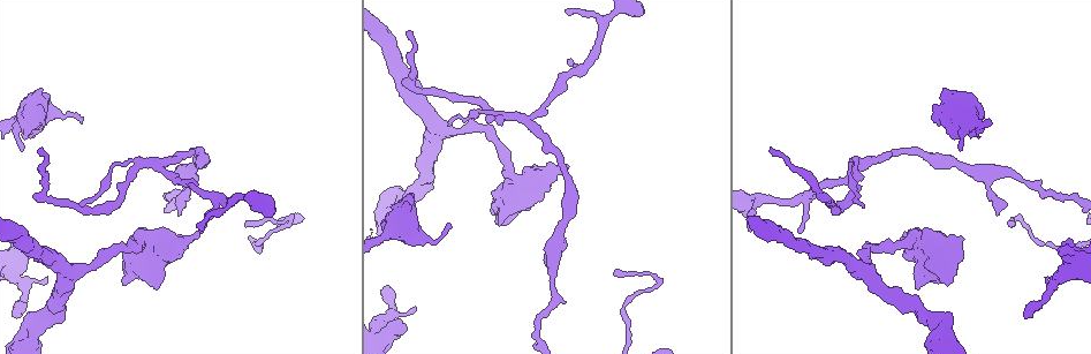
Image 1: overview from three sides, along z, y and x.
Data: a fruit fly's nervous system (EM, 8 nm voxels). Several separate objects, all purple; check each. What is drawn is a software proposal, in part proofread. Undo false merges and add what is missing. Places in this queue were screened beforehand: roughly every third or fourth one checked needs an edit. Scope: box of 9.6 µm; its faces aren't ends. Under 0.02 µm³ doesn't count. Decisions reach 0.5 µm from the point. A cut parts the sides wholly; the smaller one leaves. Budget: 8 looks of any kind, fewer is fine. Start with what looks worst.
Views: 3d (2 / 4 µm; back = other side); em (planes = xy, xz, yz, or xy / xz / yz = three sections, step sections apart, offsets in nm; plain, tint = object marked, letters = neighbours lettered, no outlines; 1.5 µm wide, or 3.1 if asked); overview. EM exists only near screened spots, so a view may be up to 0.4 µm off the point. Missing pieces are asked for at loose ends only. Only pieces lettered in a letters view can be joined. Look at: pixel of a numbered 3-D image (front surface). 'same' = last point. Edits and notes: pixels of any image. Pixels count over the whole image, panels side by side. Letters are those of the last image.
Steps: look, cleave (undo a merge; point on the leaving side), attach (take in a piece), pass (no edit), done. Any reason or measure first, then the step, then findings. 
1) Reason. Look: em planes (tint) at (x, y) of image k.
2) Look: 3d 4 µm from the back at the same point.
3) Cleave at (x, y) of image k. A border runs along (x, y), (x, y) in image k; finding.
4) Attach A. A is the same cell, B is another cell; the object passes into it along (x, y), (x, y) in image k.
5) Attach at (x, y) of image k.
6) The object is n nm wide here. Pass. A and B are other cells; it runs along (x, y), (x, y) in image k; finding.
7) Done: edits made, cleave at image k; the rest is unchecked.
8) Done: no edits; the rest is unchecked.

Long arm stops here. Look: em xz step 8 (tint) at (770, 149) of image 1.

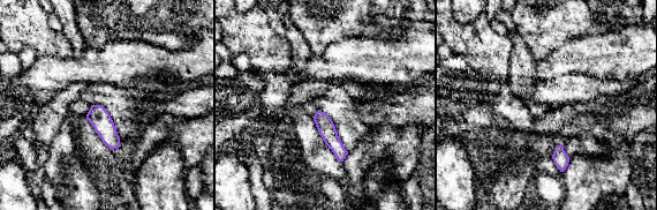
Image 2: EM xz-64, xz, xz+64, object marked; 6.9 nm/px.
Another direction. Look: em planes (letters) at the same point.

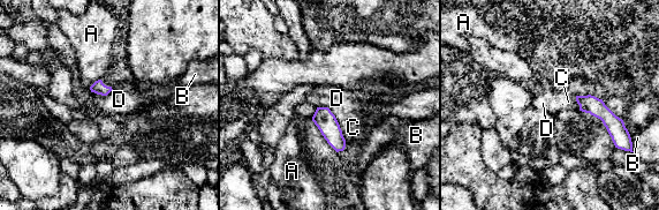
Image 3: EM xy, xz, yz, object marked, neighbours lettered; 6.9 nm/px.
Pass. A, B, C and D are other cells; a border runs along (99, 79), (89, 87) in image 3; none of them fits.

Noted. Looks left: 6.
Branch stops here. Look: 3d 4 µm at (1023, 314) of image 1.

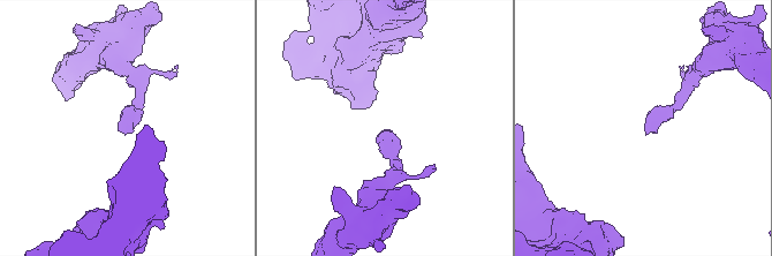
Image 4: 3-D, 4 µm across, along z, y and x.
Look: em planes (tint) at (127, 129) of image 4.

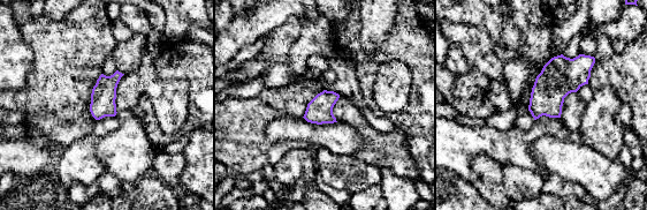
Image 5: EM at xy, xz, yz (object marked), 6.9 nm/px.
Look: em planes (letters) at the same point.

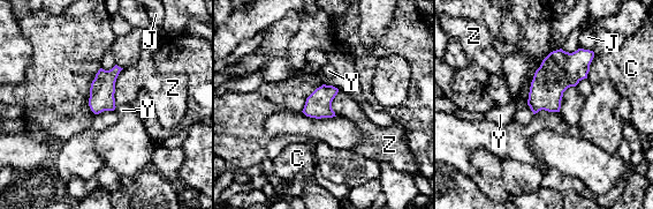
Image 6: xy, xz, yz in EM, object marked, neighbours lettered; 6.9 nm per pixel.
Pass. C, J, Y and Z are other cells; a border runs along (122, 68), (115, 82), (115, 106) in image 6; none of them fits.

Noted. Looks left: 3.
Look: em planes (letters) at (556, 248) of image 1.

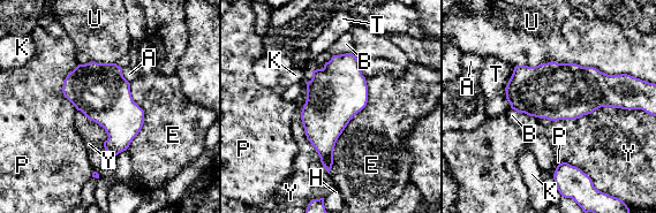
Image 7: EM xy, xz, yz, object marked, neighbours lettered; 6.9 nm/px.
Pass. A, B, E, H, K, P, T, U and Y are other cells; a border runs along (366, 78), (329, 174) in image 7; one neuron here.

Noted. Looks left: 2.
Done: no edits; the rest is unchecked.

